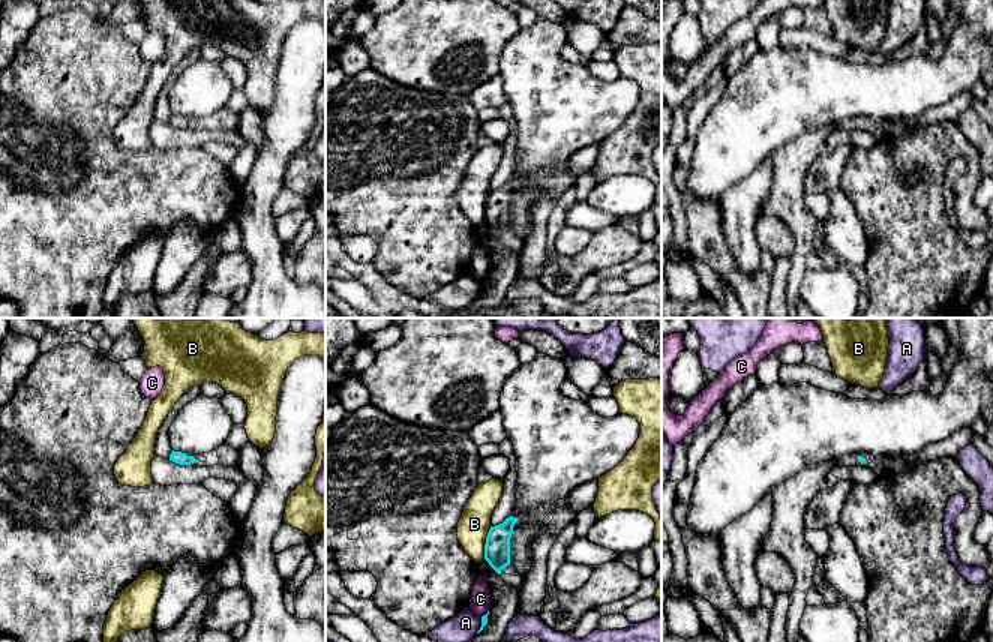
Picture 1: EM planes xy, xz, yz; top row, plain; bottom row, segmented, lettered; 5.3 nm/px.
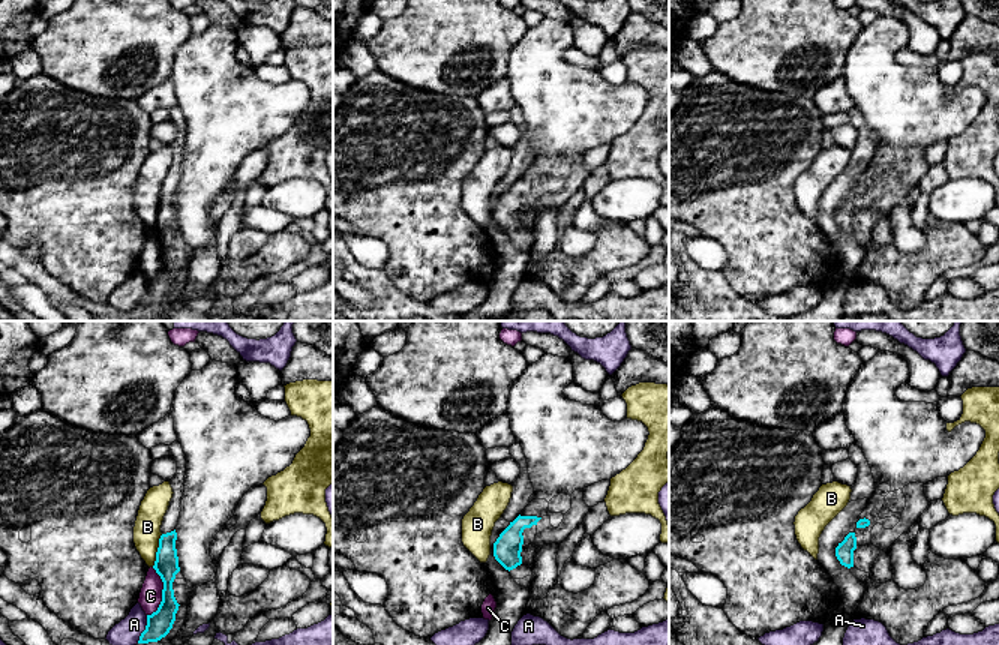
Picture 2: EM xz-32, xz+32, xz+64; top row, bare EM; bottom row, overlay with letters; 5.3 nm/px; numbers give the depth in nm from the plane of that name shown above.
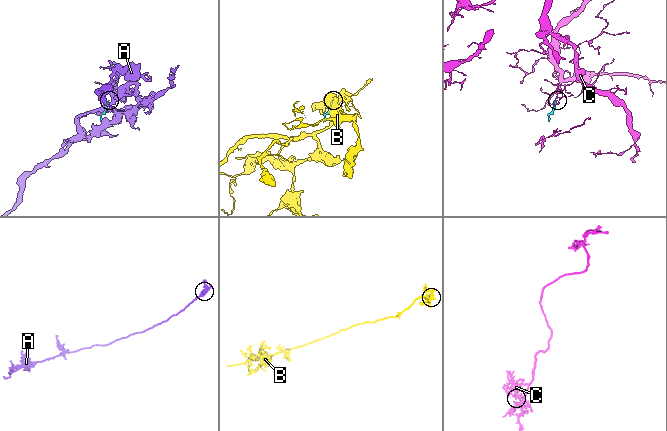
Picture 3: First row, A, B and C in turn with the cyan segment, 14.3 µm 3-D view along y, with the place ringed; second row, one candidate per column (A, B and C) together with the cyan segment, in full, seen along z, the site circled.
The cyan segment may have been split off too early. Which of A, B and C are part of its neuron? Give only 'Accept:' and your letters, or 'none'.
Accept: none

